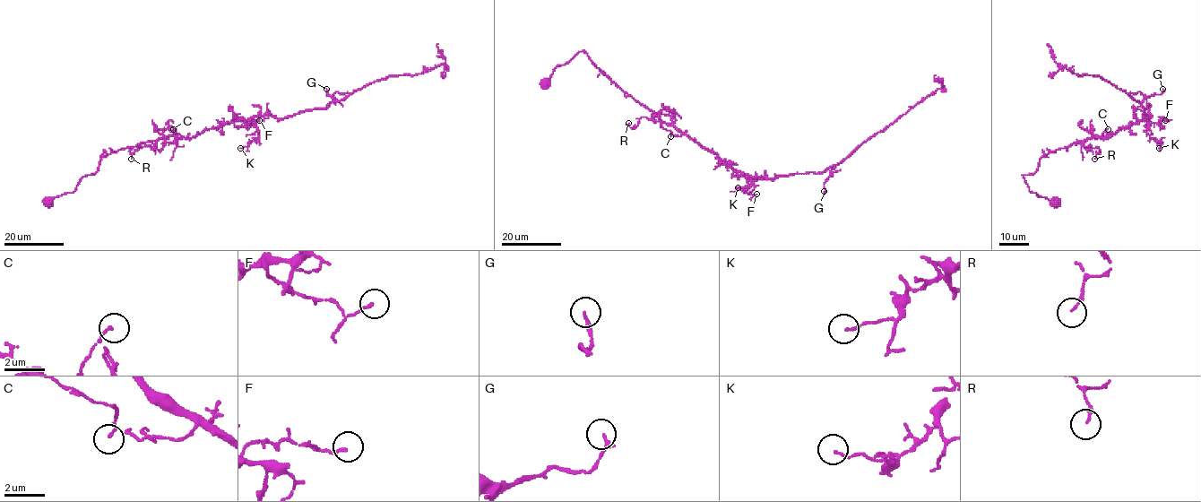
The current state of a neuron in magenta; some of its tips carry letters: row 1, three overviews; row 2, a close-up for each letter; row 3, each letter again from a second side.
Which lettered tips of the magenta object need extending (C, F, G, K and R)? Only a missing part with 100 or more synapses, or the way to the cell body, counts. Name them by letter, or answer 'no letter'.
no letter

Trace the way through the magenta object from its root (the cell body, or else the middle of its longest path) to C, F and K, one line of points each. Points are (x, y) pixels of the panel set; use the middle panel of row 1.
C: (546, 83), (557, 65), (583, 51), (620, 88), (650, 109), (661, 126), (670, 132), (670, 136)
F: (546, 83), (557, 65), (583, 51), (660, 119), (746, 173), (750, 180), (741, 190), (756, 194)
K: (546, 83), (557, 65), (583, 51), (663, 122), (730, 167), (753, 178), (756, 175), (747, 188), (738, 187)

